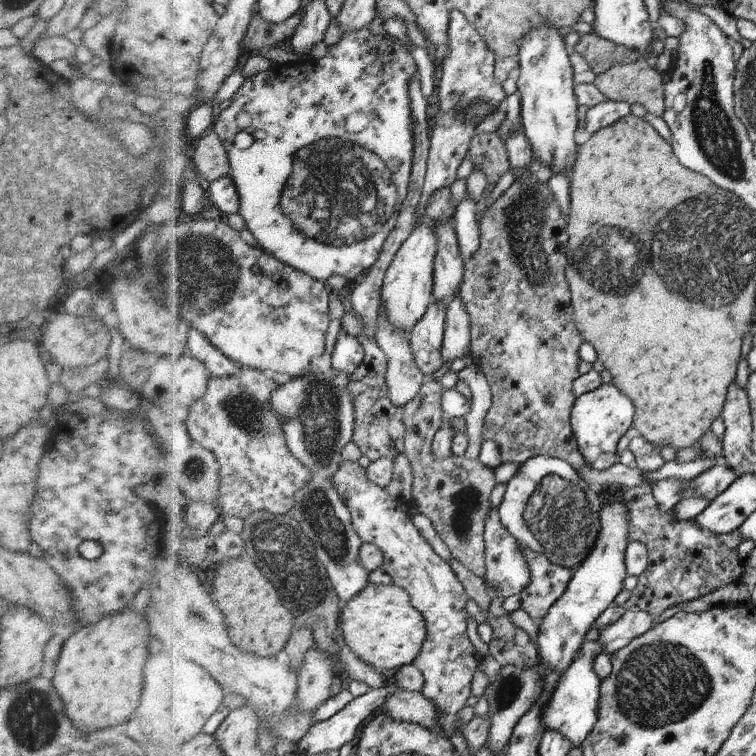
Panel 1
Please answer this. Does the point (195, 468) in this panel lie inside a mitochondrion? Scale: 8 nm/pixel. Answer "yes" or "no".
yes

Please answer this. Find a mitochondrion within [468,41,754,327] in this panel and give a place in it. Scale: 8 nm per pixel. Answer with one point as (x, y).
(716, 132)

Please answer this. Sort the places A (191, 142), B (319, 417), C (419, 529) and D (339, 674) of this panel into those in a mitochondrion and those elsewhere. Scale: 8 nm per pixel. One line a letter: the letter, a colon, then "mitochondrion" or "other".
A: other
B: mitochondrion
C: other
D: other

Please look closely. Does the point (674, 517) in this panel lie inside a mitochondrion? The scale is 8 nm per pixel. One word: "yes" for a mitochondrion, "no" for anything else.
no

